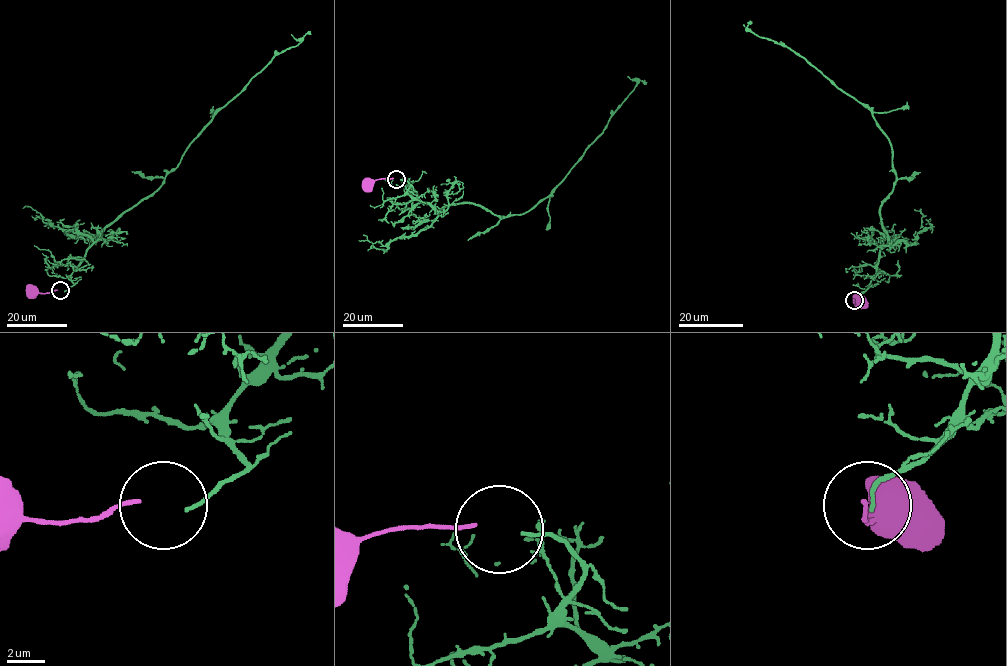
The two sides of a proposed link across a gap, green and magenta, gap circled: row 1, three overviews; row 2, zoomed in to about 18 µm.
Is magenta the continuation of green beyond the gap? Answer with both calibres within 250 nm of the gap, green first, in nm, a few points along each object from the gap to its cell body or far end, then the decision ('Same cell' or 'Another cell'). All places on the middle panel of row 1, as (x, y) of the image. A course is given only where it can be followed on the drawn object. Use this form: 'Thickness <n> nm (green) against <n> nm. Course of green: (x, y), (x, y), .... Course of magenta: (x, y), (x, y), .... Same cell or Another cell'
Thickness 190 nm (green) against 240 nm. Course of green: (400, 179), (412, 198), (436, 209), (475, 203), (499, 218), (524, 213), (551, 193), (640, 79), (646, 83). Course of magenta: (393, 178), (378, 179), (368, 188), (365, 186). Same cell

